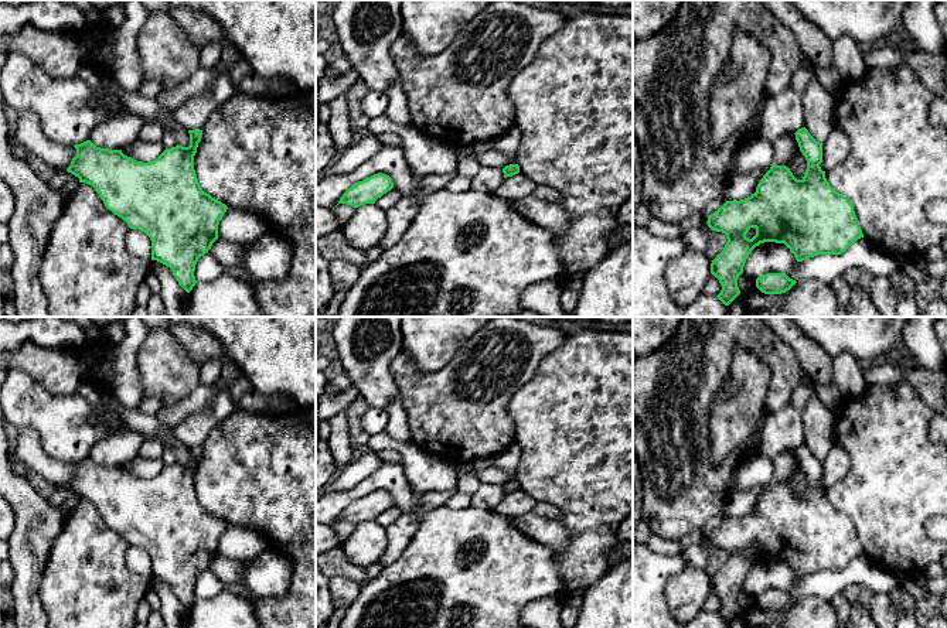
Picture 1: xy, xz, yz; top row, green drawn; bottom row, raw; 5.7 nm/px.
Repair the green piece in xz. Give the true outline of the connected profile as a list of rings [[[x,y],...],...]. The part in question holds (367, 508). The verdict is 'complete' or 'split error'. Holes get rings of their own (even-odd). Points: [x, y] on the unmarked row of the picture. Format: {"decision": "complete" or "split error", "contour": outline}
{"decision": "complete", "contour": [[[374,491],[364,495],[362,498],[355,499],[348,505],[338,521],[347,521],[354,525],[358,525],[365,521],[375,521],[378,515],[394,505],[392,495],[386,491]]]}

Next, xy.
{"decision": "complete", "contour": [[[188,447],[190,463],[166,465],[154,478],[142,479],[122,467],[96,464],[91,457],[75,461],[76,472],[68,489],[95,505],[105,523],[130,546],[144,549],[151,557],[151,577],[171,586],[178,601],[190,610],[197,597],[195,581],[218,556],[218,542],[228,523],[204,509],[194,487],[194,472],[202,447]]]}

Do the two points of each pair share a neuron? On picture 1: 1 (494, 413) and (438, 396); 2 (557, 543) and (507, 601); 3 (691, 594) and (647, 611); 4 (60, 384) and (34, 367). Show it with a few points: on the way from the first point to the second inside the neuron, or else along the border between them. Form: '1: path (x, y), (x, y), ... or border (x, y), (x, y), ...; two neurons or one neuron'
1: path (480, 413), (455, 413), (452, 410); one neuron
2: border (523, 533), (555, 550); two neurons
3: border (680, 572), (666, 586), (671, 613); two neurons
4: path (54, 378), (40, 367); one neuron

